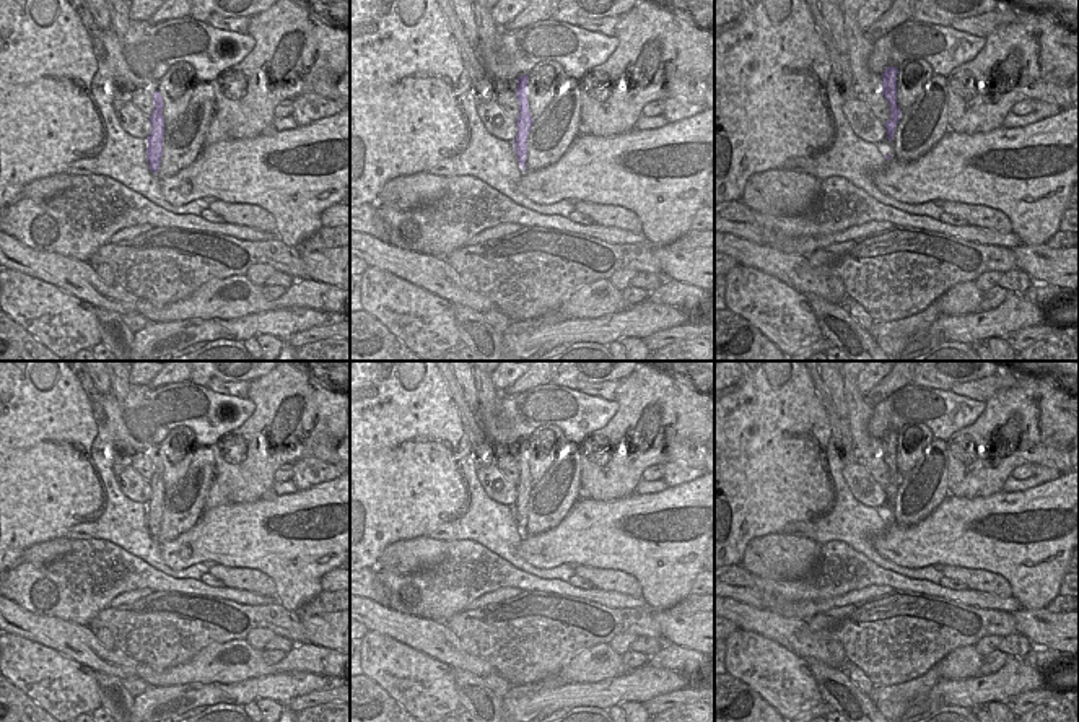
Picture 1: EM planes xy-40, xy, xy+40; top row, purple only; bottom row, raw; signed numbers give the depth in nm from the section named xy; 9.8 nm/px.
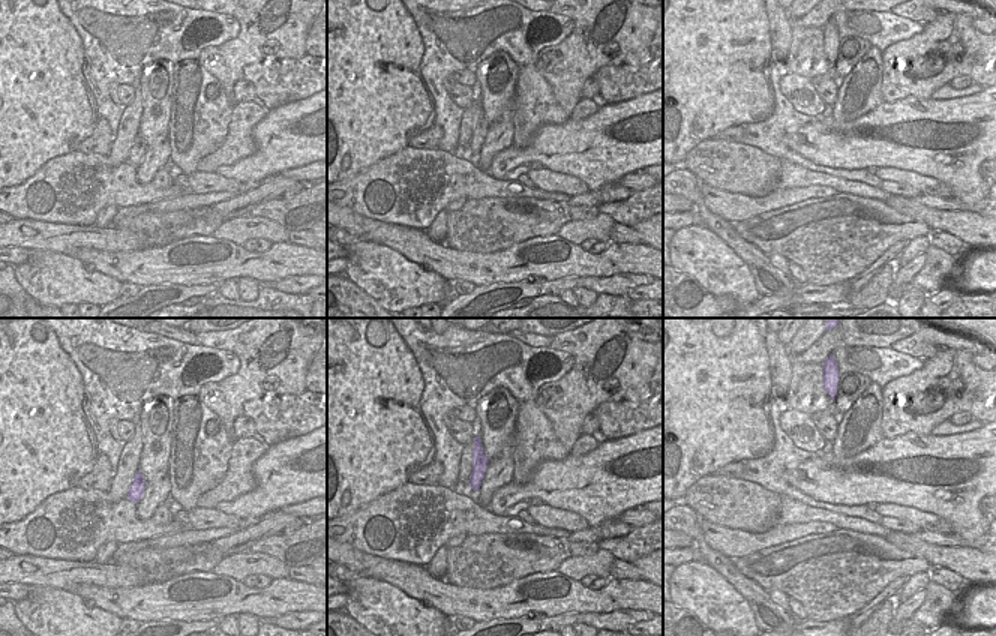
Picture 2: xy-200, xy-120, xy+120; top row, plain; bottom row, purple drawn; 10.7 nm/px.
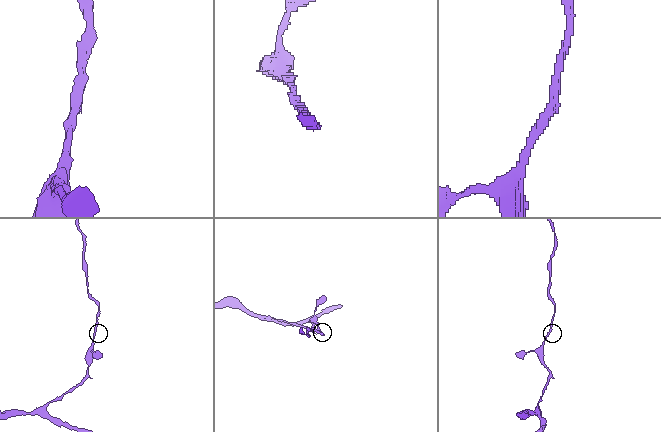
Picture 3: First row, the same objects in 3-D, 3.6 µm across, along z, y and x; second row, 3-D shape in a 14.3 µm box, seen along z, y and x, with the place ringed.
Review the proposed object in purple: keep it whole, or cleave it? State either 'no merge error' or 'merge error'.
no merge error

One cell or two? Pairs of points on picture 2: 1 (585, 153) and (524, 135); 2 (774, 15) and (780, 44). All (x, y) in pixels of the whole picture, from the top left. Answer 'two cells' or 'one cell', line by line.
1: two cells
2: one cell

